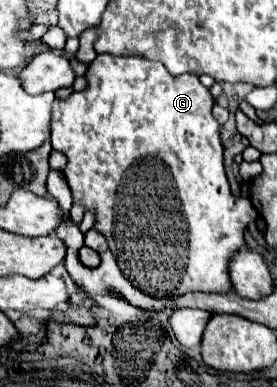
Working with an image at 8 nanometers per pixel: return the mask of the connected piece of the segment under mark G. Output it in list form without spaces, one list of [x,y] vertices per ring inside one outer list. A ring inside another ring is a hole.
[[[100,54],[96,60],[88,66],[86,72],[88,86],[82,92],[70,94],[68,98],[60,100],[56,98],[52,102],[52,124],[50,124],[50,134],[52,134],[52,148],[66,154],[68,164],[64,166],[64,178],[72,190],[74,204],[80,204],[84,212],[94,212],[96,222],[94,230],[100,232],[108,248],[118,262],[122,274],[144,294],[152,298],[178,298],[188,292],[218,292],[226,294],[232,290],[230,274],[228,274],[228,262],[230,258],[244,246],[244,230],[246,226],[258,218],[258,211],[250,199],[232,196],[228,178],[226,178],[224,162],[222,162],[222,142],[220,142],[220,124],[212,116],[212,106],[214,98],[210,96],[208,88],[200,84],[196,74],[180,74],[172,76],[160,62],[152,62],[146,58],[124,58],[124,56],[110,56],[110,54]]]

